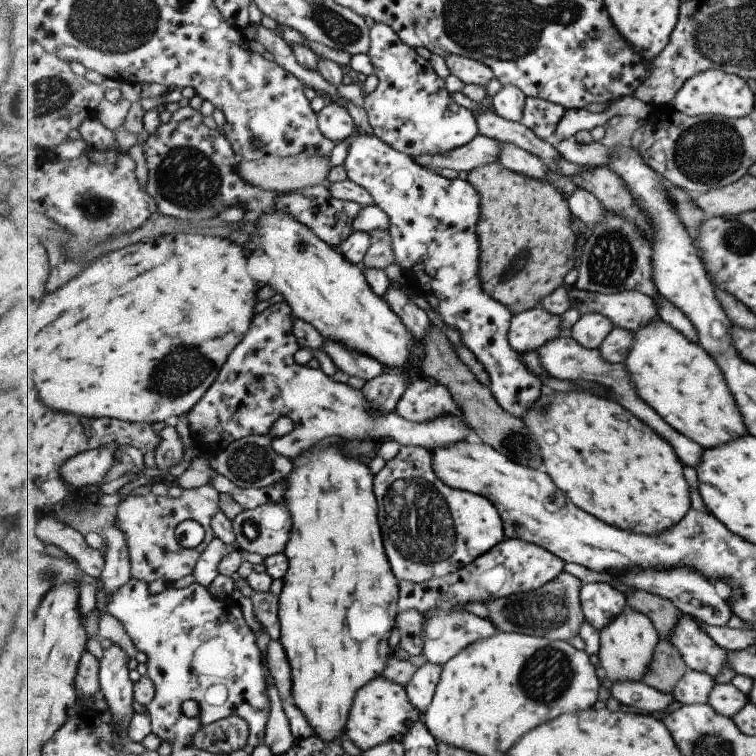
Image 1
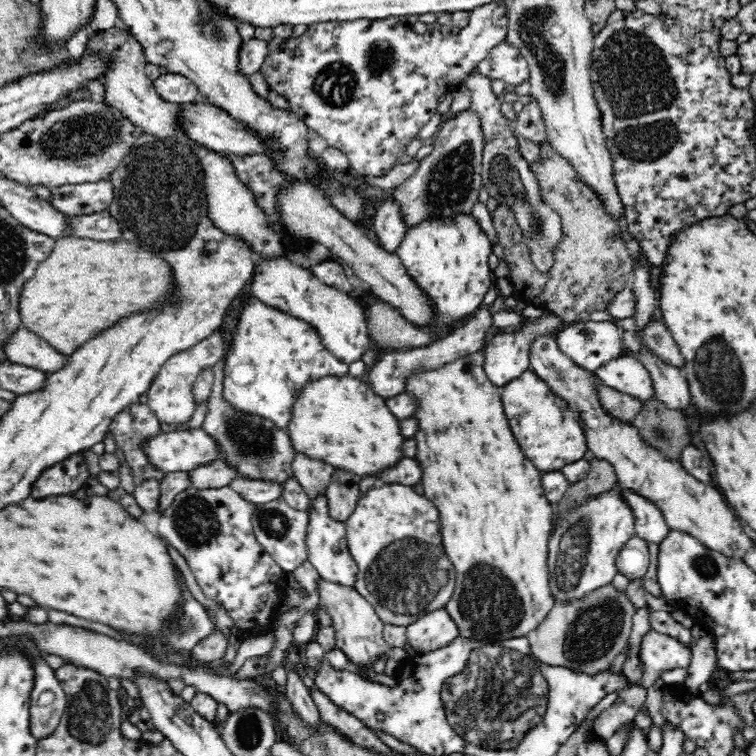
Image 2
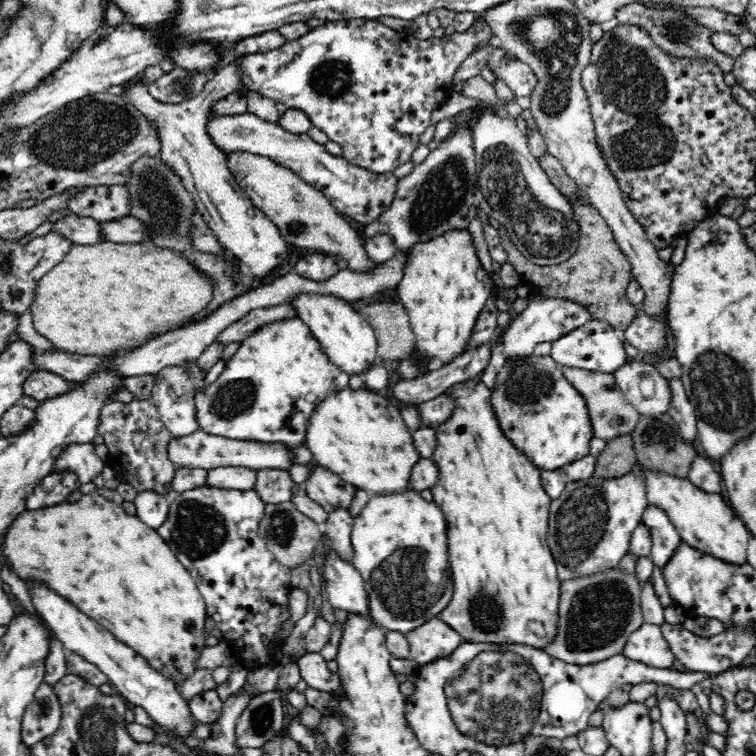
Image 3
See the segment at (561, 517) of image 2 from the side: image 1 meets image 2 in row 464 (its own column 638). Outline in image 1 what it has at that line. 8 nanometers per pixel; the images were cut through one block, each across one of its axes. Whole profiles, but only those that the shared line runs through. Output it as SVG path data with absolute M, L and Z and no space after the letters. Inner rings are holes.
M631 589L626 593L626 598L629 606L640 613L643 612L649 616L649 618L653 621L653 624L657 627L661 638L668 638L668 636L673 632L673 629L676 627L676 624L679 622L680 614L683 613L675 606L675 603L671 602L668 598L647 591Z

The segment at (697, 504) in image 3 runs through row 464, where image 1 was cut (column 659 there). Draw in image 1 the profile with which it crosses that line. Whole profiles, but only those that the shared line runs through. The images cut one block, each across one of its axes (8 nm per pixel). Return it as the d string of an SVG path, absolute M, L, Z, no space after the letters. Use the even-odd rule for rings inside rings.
M627 606L609 626L606 626L600 632L600 637L601 646L597 655L607 678L613 684L623 681L642 681L656 658L656 648L661 639L657 627L649 616L631 606Z

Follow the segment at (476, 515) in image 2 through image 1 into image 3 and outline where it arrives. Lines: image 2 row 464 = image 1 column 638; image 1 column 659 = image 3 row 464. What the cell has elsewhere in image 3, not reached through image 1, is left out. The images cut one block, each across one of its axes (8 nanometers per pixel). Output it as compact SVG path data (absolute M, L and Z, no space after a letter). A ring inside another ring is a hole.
M468 378L450 384L442 396L453 404L453 411L449 413L448 420L442 421L436 426L436 450L432 454L432 462L436 465L436 484L432 485L433 501L442 509L447 526L448 564L452 571L454 594L447 607L439 612L438 617L449 624L456 632L462 635L464 641L476 643L498 644L527 644L534 648L542 648L550 644L556 636L556 622L558 622L558 604L560 598L560 579L557 578L556 561L548 545L549 516L551 498L541 483L541 469L532 464L514 444L508 440L506 433L500 426L492 405L492 391L482 379Z

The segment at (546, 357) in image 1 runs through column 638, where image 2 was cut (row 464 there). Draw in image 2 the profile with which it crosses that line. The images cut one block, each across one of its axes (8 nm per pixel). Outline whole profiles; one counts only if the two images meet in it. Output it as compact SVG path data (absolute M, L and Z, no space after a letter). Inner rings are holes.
M402 456L396 464L384 467L372 474L362 477L360 482L360 495L372 487L381 484L403 484L414 486L421 482L421 470L412 457Z

